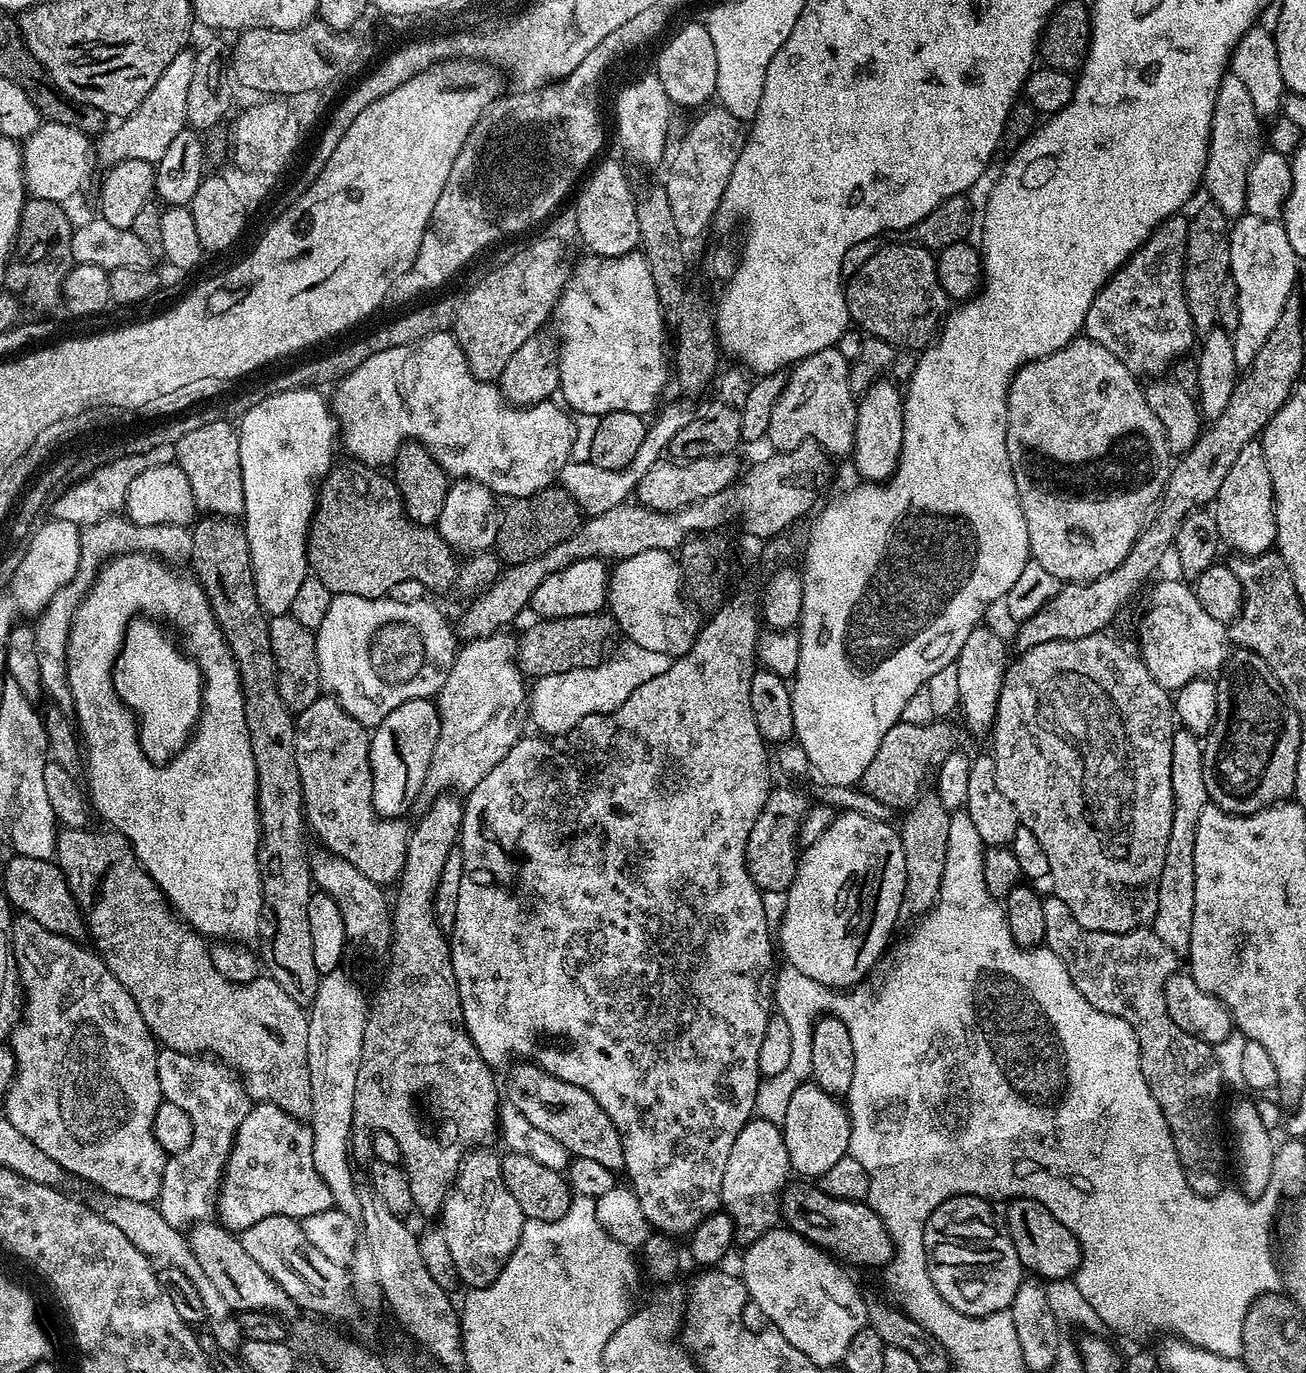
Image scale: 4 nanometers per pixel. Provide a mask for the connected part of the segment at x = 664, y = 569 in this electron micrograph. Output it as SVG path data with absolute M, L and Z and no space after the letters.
M646 550L642 554L634 554L630 558L619 561L611 569L608 582L608 603L610 615L617 622L619 631L629 636L631 643L646 650L661 651L673 658L683 656L690 650L702 627L702 620L697 609L686 599L681 591L682 575L677 557L672 552L662 550Z

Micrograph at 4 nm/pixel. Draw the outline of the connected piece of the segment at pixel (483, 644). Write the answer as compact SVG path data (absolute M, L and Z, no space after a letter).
M501 630L493 636L470 640L457 651L450 674L434 700L440 710L440 733L426 774L425 797L435 798L453 790L460 794L472 792L520 739L526 677L516 662L517 637L508 634Z

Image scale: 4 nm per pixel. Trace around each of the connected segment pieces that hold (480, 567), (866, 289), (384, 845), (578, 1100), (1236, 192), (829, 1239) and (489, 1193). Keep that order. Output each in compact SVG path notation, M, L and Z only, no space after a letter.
M349 459L347 463L337 463L319 485L318 511L308 530L308 567L311 575L320 579L331 592L337 596L358 594L362 598L379 600L387 597L398 582L413 580L422 582L425 590L448 592L453 588L467 598L475 598L499 579L502 573L499 555L480 550L461 558L457 549L446 543L435 527L416 524L409 518L391 475L383 476L383 471L361 464L359 460Z
M911 242L888 244L885 248L877 247L872 257L847 281L844 297L848 303L851 323L856 328L863 330L868 336L869 334L877 336L877 338L872 338L877 341L885 340L890 344L888 346L895 346L900 350L906 350L902 348L916 348L915 350L927 348L936 339L942 327L942 321L950 311L950 298L946 290L942 290L942 282L938 282L935 255L929 249L921 248L919 244Z
M321 694L314 702L310 702L310 706L306 706L306 710L295 713L294 723L296 733L294 734L294 754L296 755L296 765L298 766L298 778L300 779L300 789L302 790L302 798L304 799L304 819L307 827L314 835L320 839L319 847L326 852L333 852L338 858L342 858L354 866L358 870L362 870L362 874L366 874L366 878L370 878L370 882L381 886L395 885L400 879L400 872L404 868L406 862L406 846L408 845L409 825L404 825L403 819L385 820L384 817L374 810L374 802L372 801L372 771L370 770L370 742L372 741L369 729L365 725L360 724L354 719L348 711L336 701L334 696Z
M520 1062L516 1069L508 1076L509 1090L507 1099L542 1134L550 1134L573 1157L589 1159L598 1162L600 1166L606 1166L613 1170L623 1169L624 1151L618 1130L614 1122L594 1102L594 1098L586 1090L574 1086L570 1082L562 1082L562 1078L552 1076L546 1070L542 1070L537 1064Z
M1226 74L1218 86L1214 104L1208 157L1204 167L1203 191L1208 191L1207 199L1217 204L1229 218L1245 215L1247 206L1247 175L1262 151L1262 117L1254 110L1250 90L1236 76Z
M789 1183L780 1193L780 1220L787 1227L845 1265L880 1270L889 1264L892 1260L892 1239L886 1230L884 1219L872 1209L871 1204L830 1198L830 1194L823 1192L815 1183L796 1183L800 1184Z
M480 1146L464 1157L438 1217L438 1228L446 1238L459 1283L468 1284L469 1289L485 1288L494 1282L518 1246L526 1219L518 1202L514 1202L514 1194L506 1190L501 1157L488 1151L492 1150Z

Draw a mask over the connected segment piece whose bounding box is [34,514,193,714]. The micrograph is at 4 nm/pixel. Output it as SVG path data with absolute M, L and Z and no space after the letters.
M117 514L100 519L96 523L85 525L80 531L79 562L80 576L74 578L58 594L54 596L40 613L34 627L37 640L38 665L41 670L41 686L54 703L60 704L62 711L71 713L75 706L70 682L68 681L68 635L71 633L72 620L80 603L87 598L96 577L103 566L115 556L147 554L159 556L161 559L189 559L193 548L192 531L180 525L138 525L125 515Z

